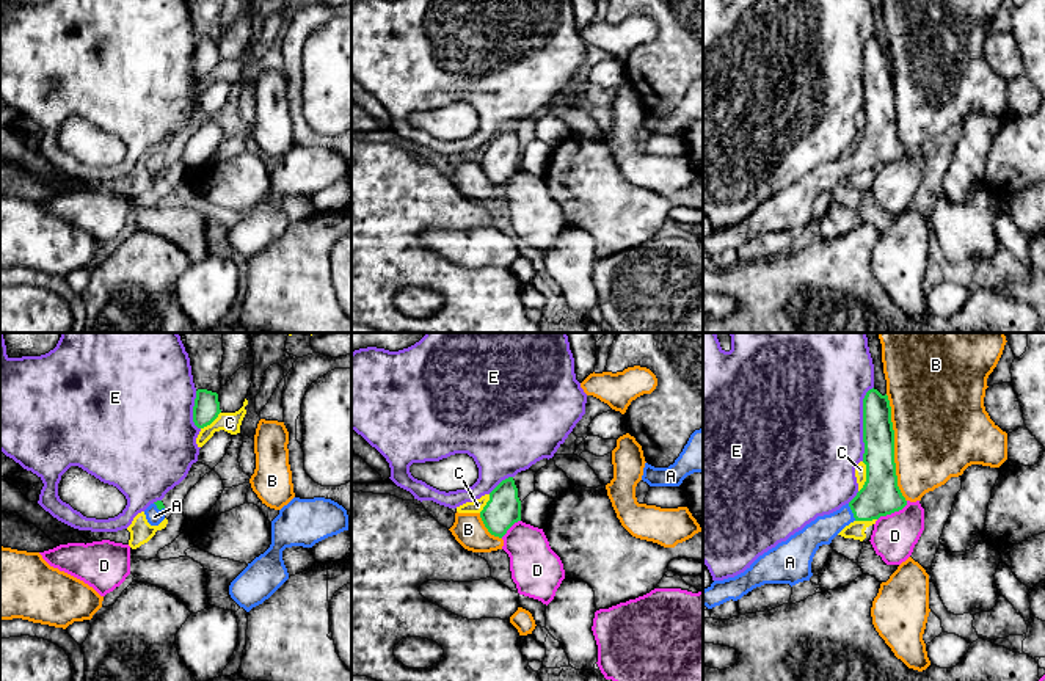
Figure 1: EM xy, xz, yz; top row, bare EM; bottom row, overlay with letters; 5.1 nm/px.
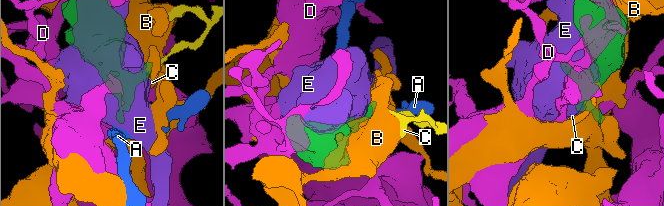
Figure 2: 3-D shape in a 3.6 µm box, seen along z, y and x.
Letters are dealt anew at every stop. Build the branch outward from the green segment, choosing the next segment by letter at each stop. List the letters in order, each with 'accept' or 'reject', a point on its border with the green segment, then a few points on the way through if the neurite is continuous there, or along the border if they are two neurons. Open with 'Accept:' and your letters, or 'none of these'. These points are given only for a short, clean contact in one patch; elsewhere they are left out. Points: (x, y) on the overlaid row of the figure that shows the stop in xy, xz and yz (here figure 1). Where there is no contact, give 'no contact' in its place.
Accept: A
A: accept; contact yz (852, 512); way yz (881, 496), (852, 512), (821, 531)
B: reject; contact yz (893, 447)
C: reject; contact yz (866, 477)
D: reject; contact yz (893, 512)
E: reject; contact yz (863, 424)

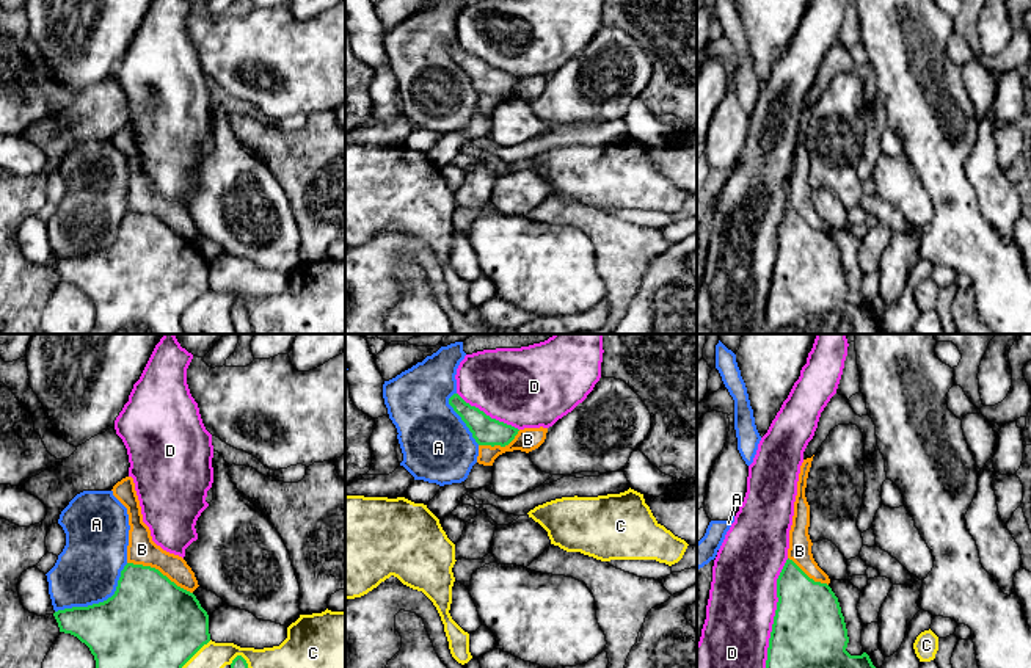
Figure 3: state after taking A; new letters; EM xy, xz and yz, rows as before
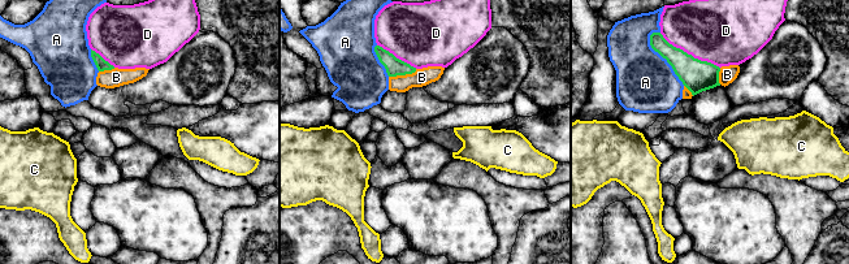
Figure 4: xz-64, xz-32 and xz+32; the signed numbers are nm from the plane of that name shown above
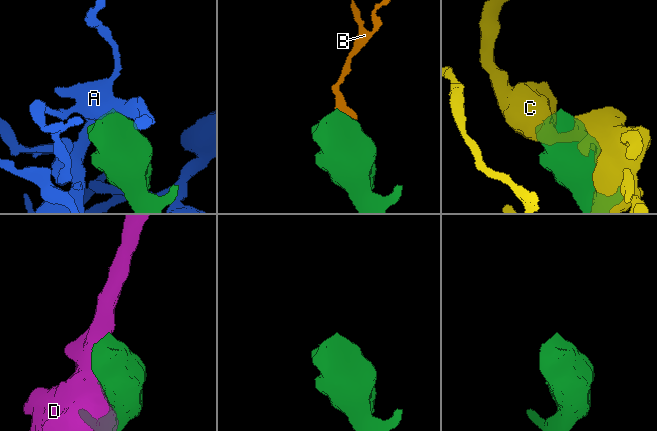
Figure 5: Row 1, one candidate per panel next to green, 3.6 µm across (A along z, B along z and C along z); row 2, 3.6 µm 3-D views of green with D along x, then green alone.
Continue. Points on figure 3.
Accept: none of these
A: reject; contact xy (99, 602)
B: reject; contact xy (159, 571); border xy (127, 562), (154, 566), (192, 593)
C: reject; contact xy (195, 653)
D: reject; contact yz (775, 613)

